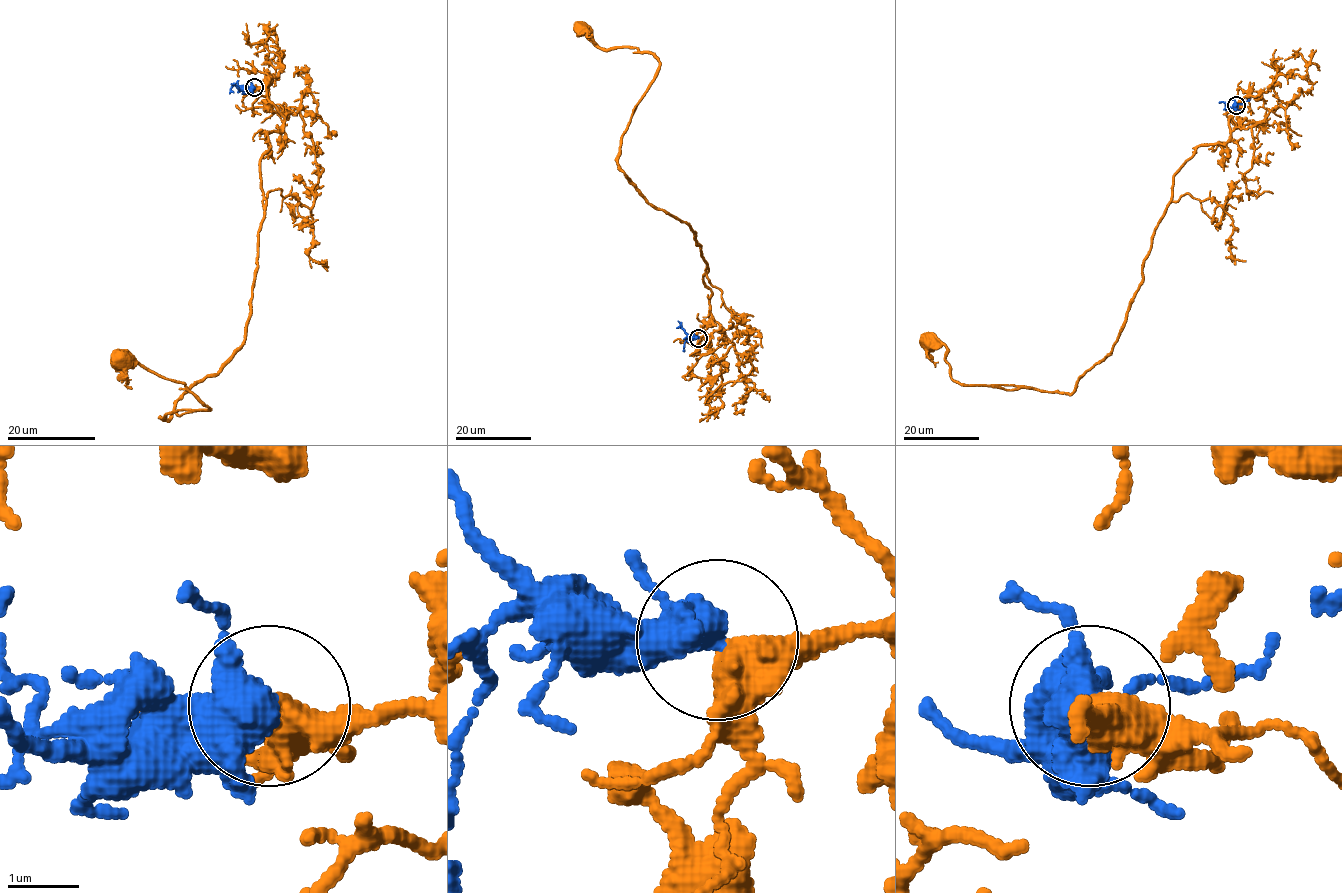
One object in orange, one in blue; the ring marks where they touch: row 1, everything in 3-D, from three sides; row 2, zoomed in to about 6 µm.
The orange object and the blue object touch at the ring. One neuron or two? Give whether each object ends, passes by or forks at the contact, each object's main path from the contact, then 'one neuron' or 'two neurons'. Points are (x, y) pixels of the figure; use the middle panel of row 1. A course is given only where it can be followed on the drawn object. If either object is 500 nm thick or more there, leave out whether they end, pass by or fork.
orange passes by; blue forks there; orange runs (698, 338), (725, 332), (695, 234), (617, 162), (659, 61), (601, 49), (583, 30); blue runs (698, 338), (691, 338), (676, 328); one neuron

